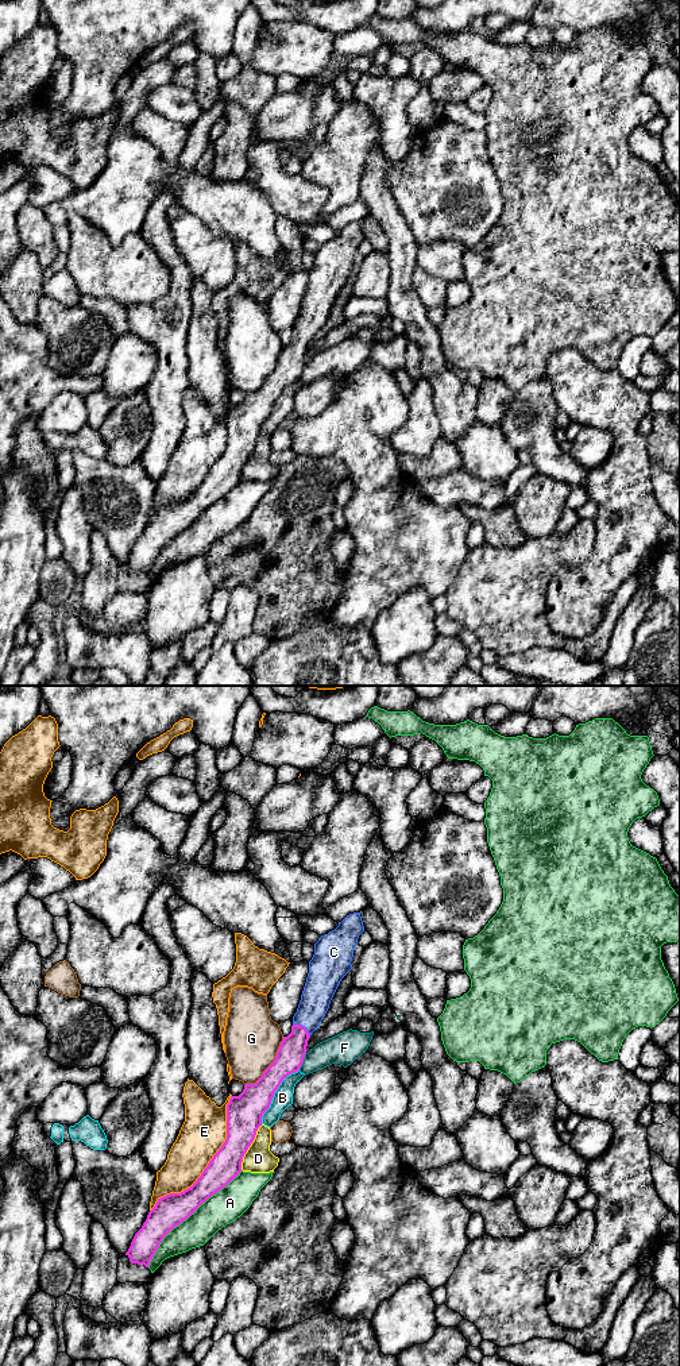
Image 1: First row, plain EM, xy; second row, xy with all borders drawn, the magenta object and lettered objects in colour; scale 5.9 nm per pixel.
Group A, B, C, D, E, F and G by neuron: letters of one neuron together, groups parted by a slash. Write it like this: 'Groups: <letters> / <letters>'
Groups: A / B / C / D / E / F / G

